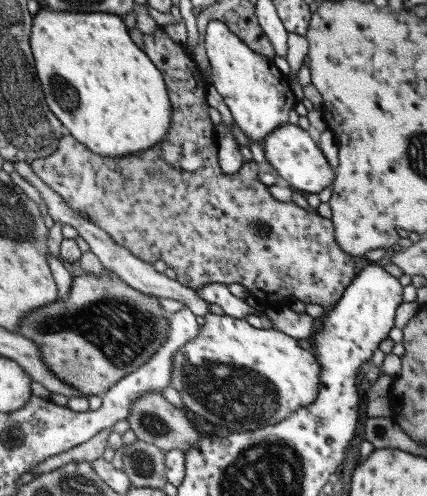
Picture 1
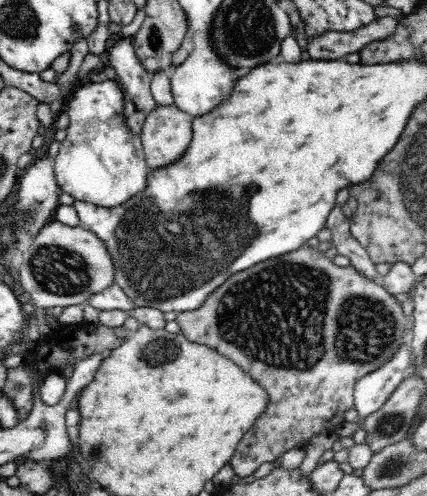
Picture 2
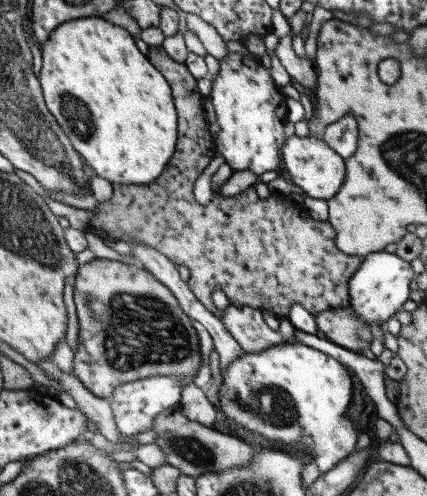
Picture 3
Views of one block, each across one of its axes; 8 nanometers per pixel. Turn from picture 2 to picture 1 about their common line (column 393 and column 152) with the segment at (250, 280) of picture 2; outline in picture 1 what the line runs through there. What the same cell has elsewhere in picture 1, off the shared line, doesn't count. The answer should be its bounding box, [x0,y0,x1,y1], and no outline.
[19,268,169,396]

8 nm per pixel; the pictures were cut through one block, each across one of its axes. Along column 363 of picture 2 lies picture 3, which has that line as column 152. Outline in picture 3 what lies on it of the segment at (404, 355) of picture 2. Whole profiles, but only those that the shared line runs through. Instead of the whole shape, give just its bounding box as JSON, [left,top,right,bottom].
[111,376,181,436]

